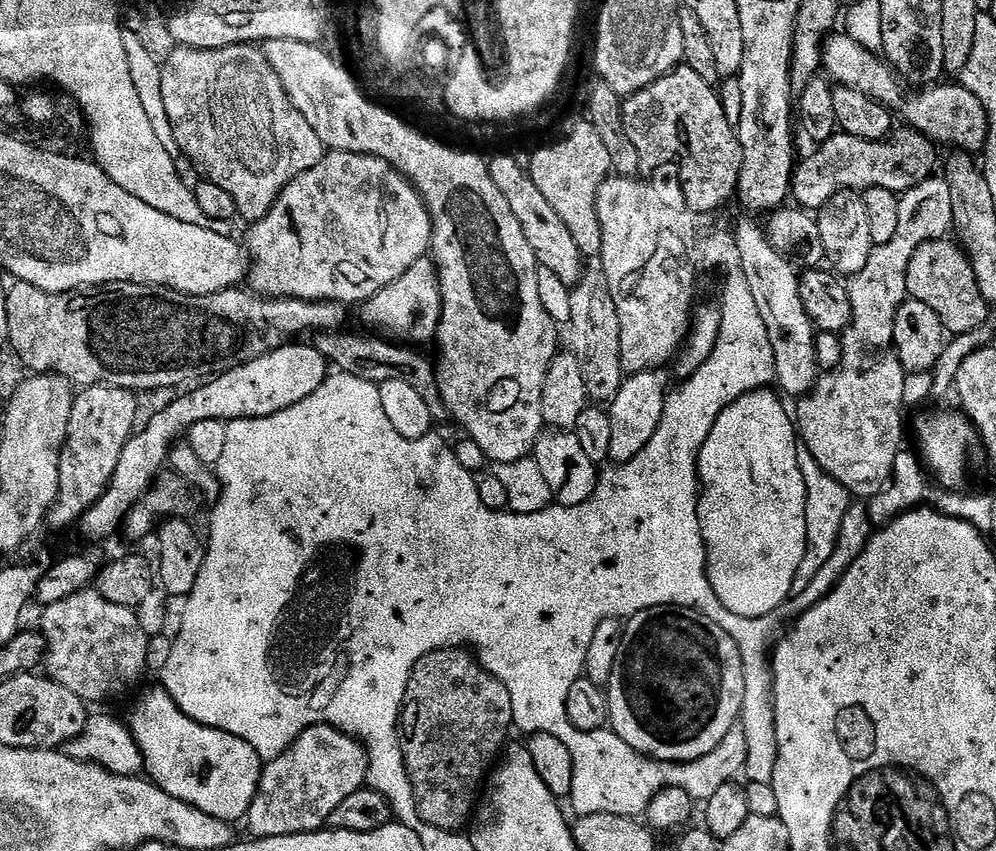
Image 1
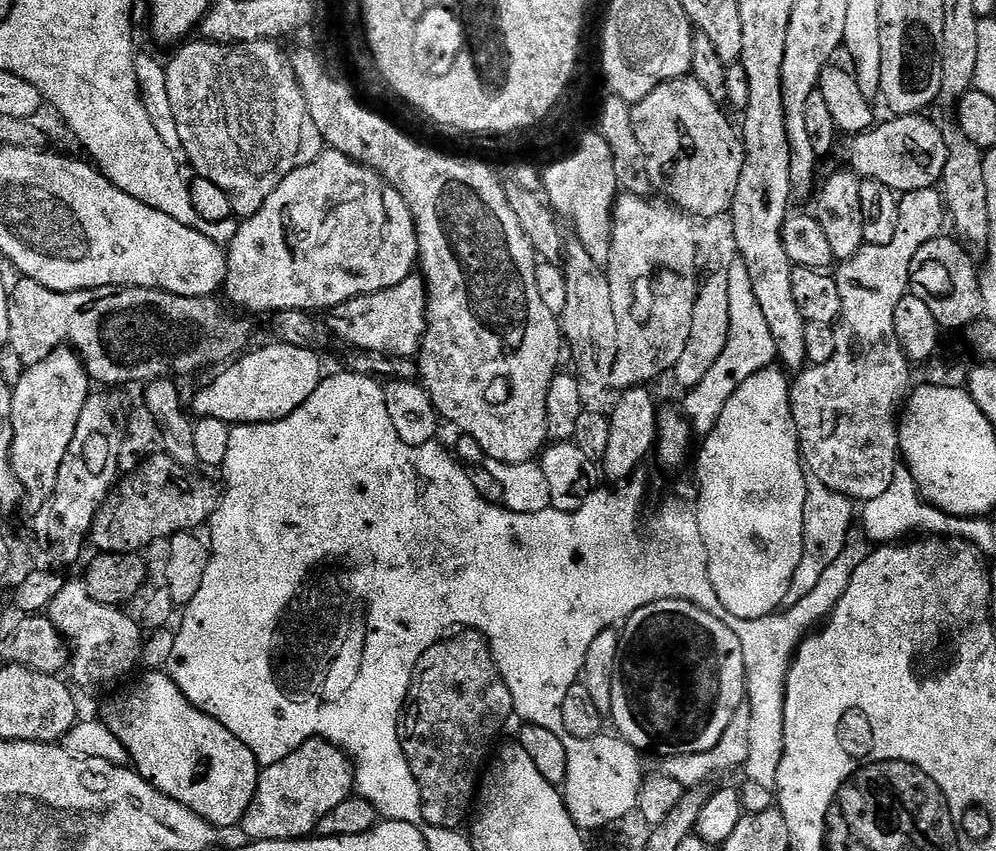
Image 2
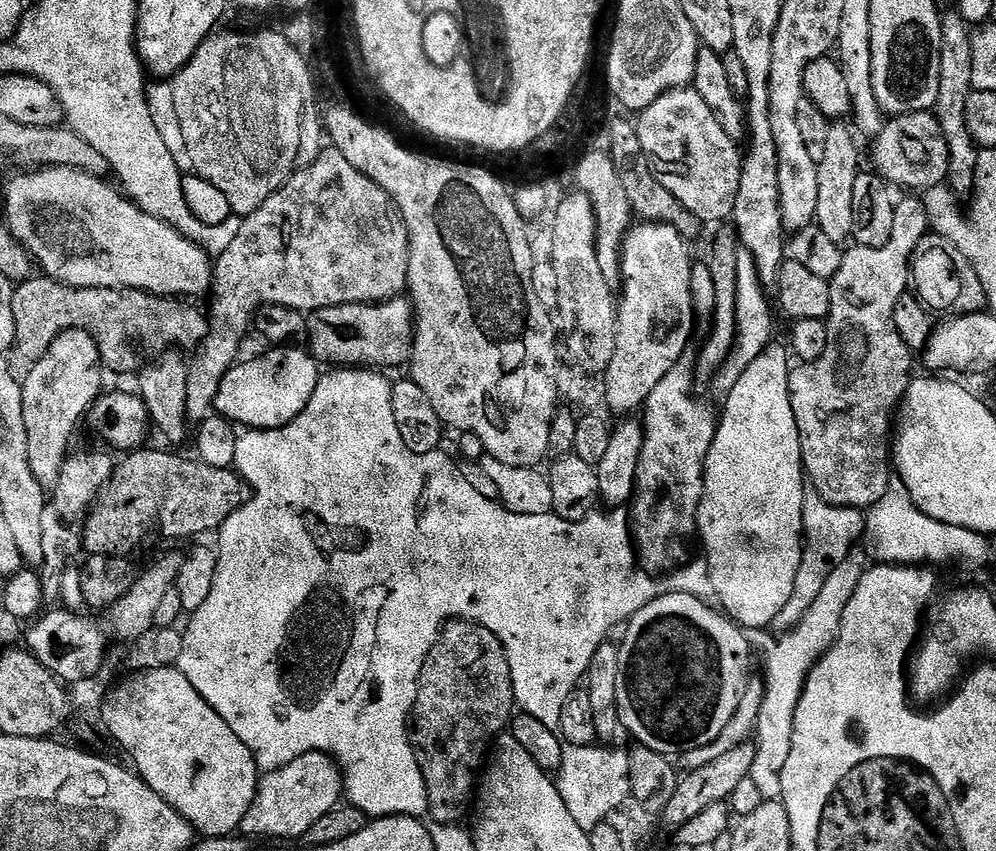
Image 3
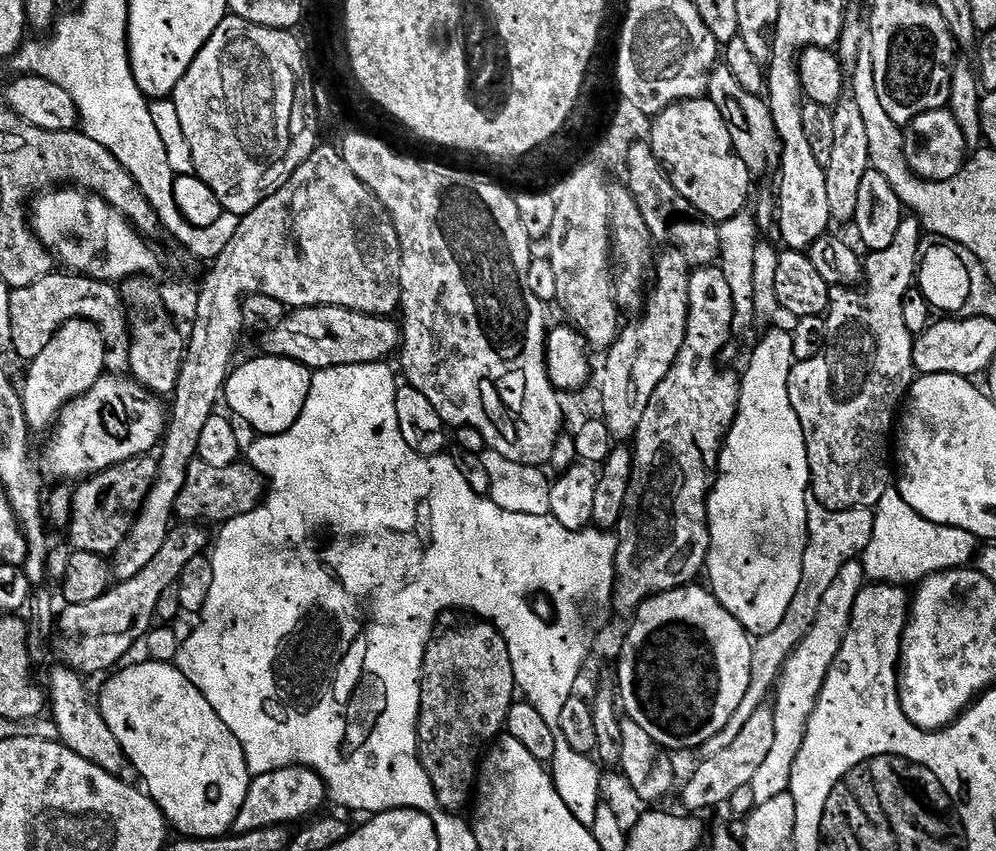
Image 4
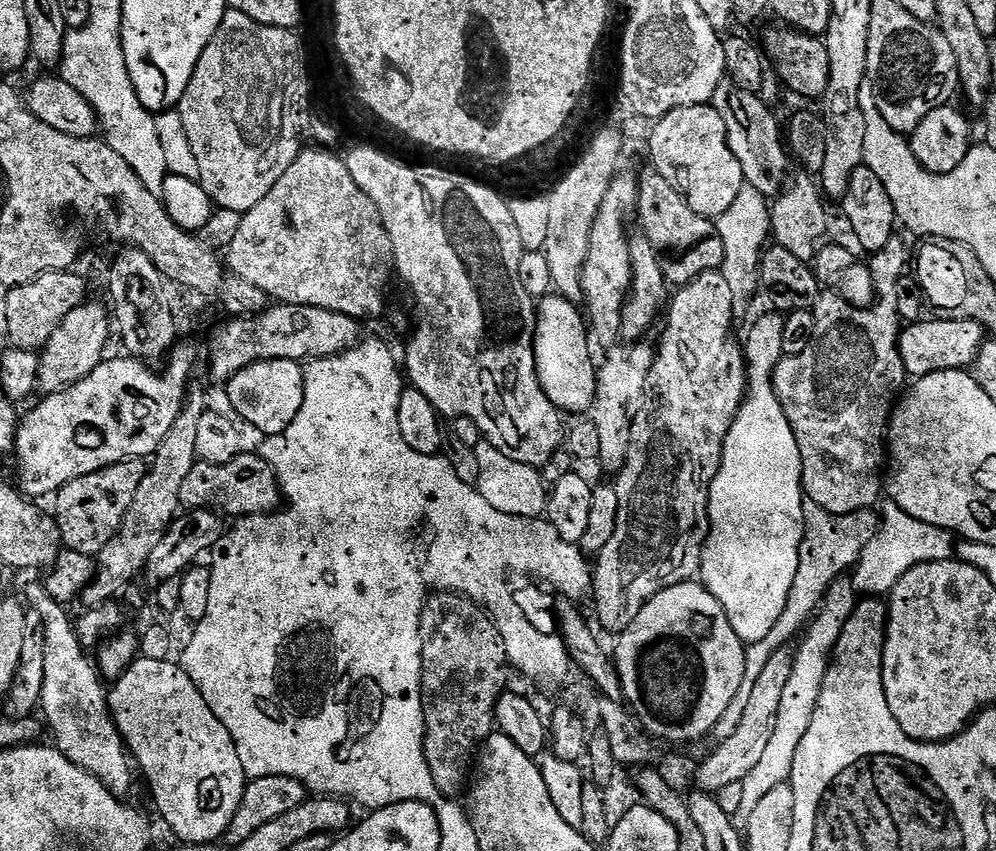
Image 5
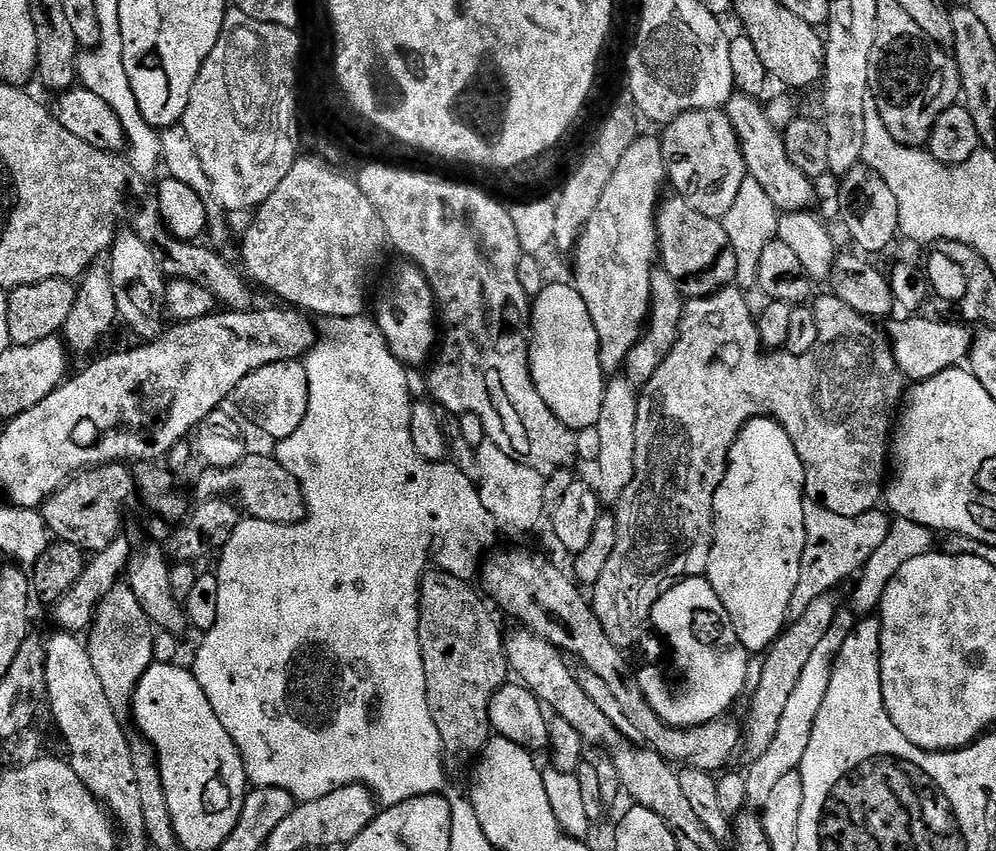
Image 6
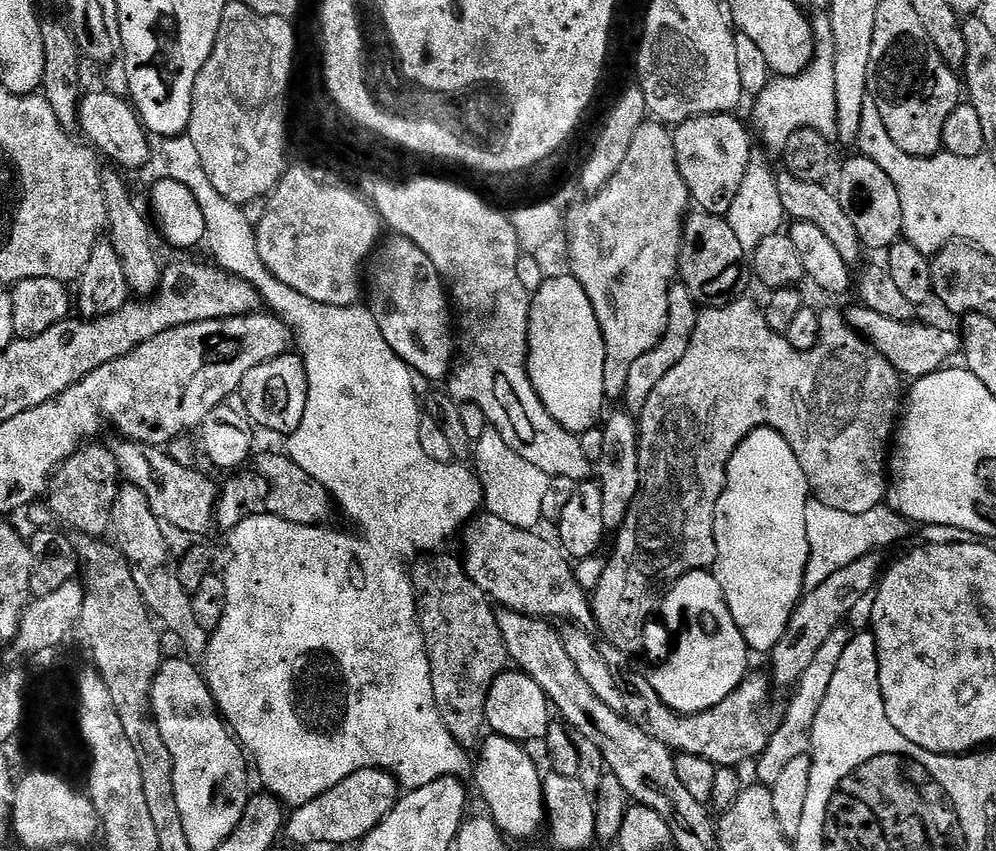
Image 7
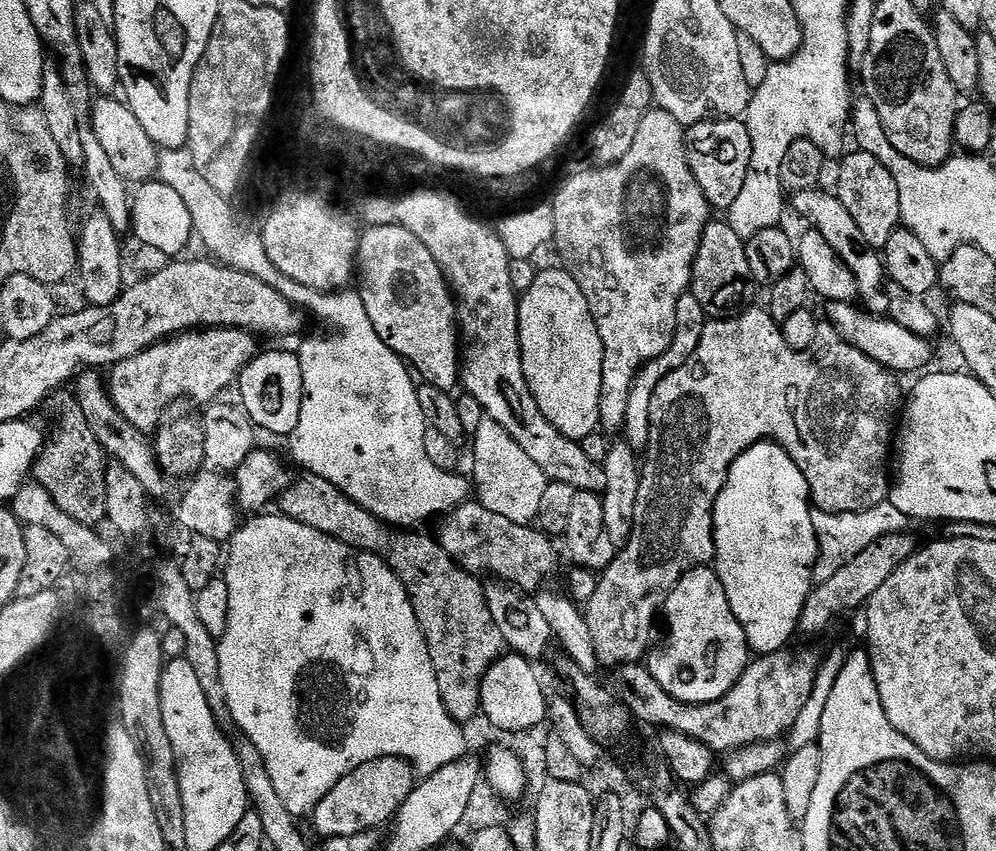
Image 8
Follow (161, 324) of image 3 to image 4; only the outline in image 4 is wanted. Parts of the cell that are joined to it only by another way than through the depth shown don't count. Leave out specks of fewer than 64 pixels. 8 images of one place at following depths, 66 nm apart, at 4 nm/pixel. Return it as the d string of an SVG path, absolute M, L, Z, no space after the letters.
M56 270L30 286L11 289L11 293L11 351L17 352L24 362L38 358L38 354L46 350L46 342L50 342L56 331L71 320L89 320L91 324L97 324L109 341L118 339L120 335L123 337L128 331L128 310L119 287L106 280Z

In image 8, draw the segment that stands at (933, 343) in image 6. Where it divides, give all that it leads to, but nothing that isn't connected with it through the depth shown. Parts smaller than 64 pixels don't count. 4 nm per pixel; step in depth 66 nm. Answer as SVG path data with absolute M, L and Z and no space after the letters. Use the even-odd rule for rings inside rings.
M830 300L826 304L827 323L832 324L841 338L850 346L854 346L854 350L862 350L866 358L874 358L874 362L878 362L893 374L916 371L919 373L929 367L927 364L932 360L933 343L929 337L910 334L906 326L898 326L893 320L874 316L863 307L855 308L856 306L855 303L846 300ZM919 368L924 369L919 370Z

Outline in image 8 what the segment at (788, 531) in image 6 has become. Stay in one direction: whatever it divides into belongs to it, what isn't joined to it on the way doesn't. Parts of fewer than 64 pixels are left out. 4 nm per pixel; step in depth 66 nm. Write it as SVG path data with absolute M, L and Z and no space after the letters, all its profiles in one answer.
M775 442L750 446L730 466L712 511L712 533L716 536L714 567L726 590L730 610L734 610L734 618L738 618L753 653L769 656L771 652L783 652L789 647L787 644L792 635L797 635L802 606L806 606L806 598L814 587L812 568L816 564L816 535L812 525L813 511L802 470L798 470L794 458Z

